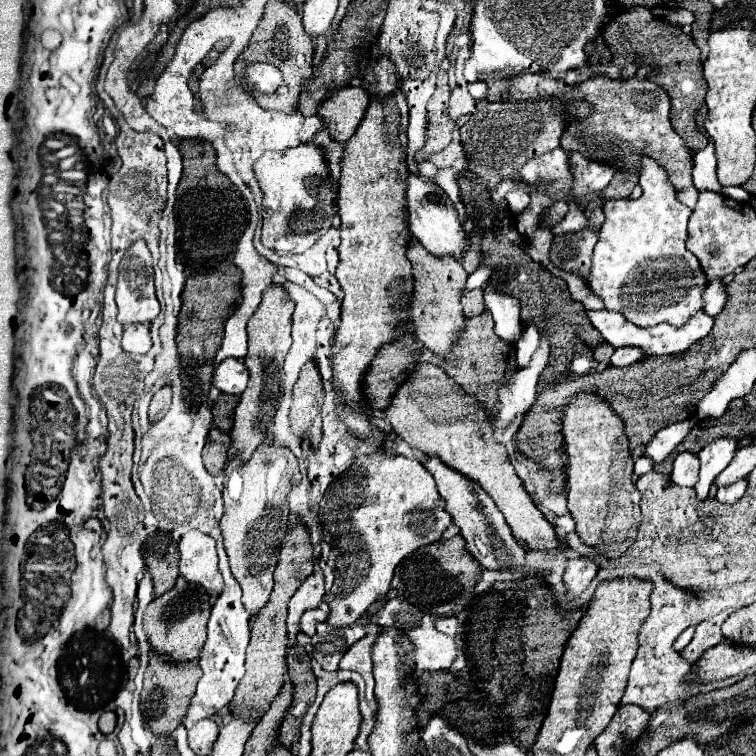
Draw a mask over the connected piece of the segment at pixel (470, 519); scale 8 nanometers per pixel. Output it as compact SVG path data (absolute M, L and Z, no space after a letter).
M427 460L425 468L433 474L437 490L441 498L447 502L445 510L451 514L453 524L461 530L461 536L465 538L467 552L479 562L481 568L509 570L525 566L525 550L517 544L499 508L493 504L493 500L487 496L487 492L483 492L483 488L477 482L465 478L459 472L453 472L451 468L445 468L441 460Z

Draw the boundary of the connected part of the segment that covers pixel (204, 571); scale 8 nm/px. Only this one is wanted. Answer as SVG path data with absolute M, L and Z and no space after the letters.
M191 530L179 542L179 574L189 582L205 588L209 596L223 592L223 578L217 568L219 558L215 540L199 530Z

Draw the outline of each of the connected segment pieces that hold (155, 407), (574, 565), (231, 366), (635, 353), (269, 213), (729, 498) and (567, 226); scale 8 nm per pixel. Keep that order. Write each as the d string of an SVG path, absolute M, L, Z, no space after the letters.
M167 386L167 388L161 388L159 392L155 392L151 406L149 406L149 422L151 424L159 422L165 416L165 412L169 410L169 406L171 406L171 388Z
M571 558L567 562L567 570L563 574L565 592L569 598L579 598L581 592L589 586L589 582L597 574L597 564L589 558Z
M225 358L213 374L215 386L225 394L241 394L247 388L249 372L237 358Z
M617 348L611 356L611 364L621 368L621 366L631 366L641 358L643 358L643 354L639 348Z
M301 144L281 152L265 152L253 164L255 180L263 192L261 242L279 256L301 254L335 224L327 162L317 146Z
M739 480L731 486L719 488L715 494L715 500L719 500L721 504L735 504L745 494L745 488L747 488L747 480Z
M569 202L569 211L565 217L551 228L553 235L558 236L567 232L577 232L585 228L585 212L575 202Z

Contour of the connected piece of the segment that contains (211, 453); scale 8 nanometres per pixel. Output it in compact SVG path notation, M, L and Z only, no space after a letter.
M211 428L207 436L207 444L203 450L203 462L209 474L217 476L225 464L227 464L227 450L231 446L231 438L227 432L221 432L219 428Z

